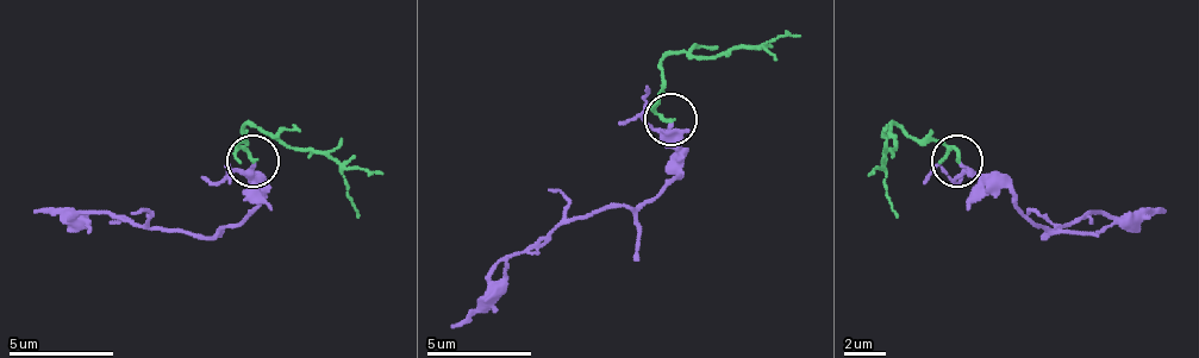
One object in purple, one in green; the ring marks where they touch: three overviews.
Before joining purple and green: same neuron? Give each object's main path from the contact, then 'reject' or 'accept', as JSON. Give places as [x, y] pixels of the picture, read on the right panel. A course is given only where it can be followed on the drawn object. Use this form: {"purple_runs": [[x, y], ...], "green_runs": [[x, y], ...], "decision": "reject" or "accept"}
{"purple_runs": [[959, 159], [1016, 190], [1016, 207], [1036, 223], [1042, 238], [1053, 227], [1084, 212], [1130, 217], [1167, 212]], "green_runs": [[959, 159], [948, 144], [891, 129], [895, 149], [885, 155], [895, 217]], "decision": "accept"}

